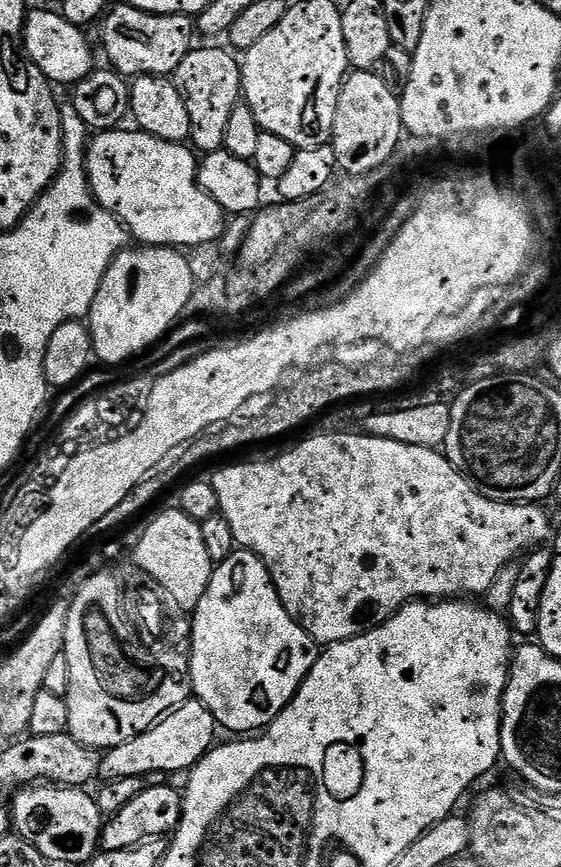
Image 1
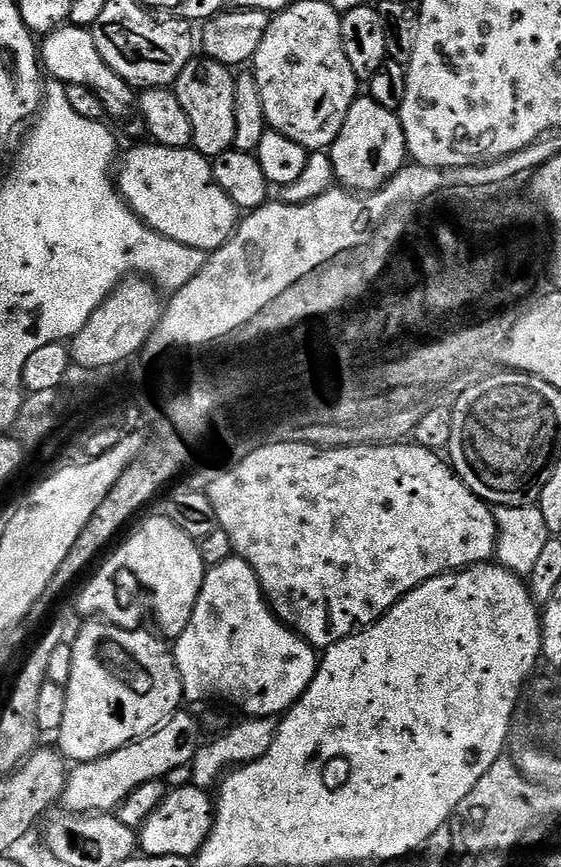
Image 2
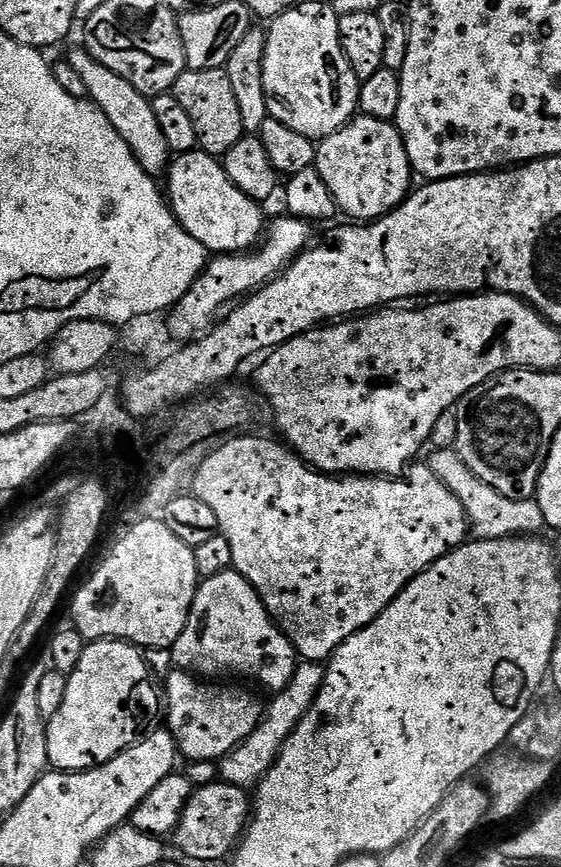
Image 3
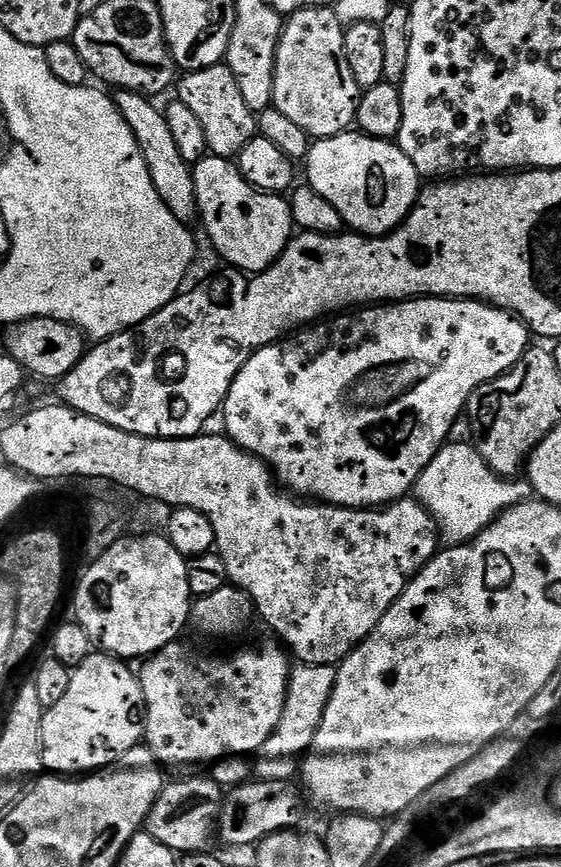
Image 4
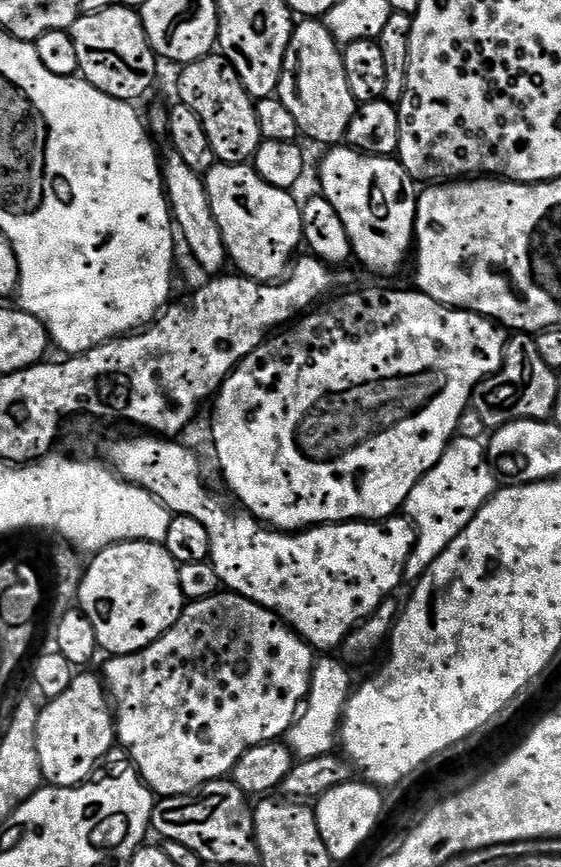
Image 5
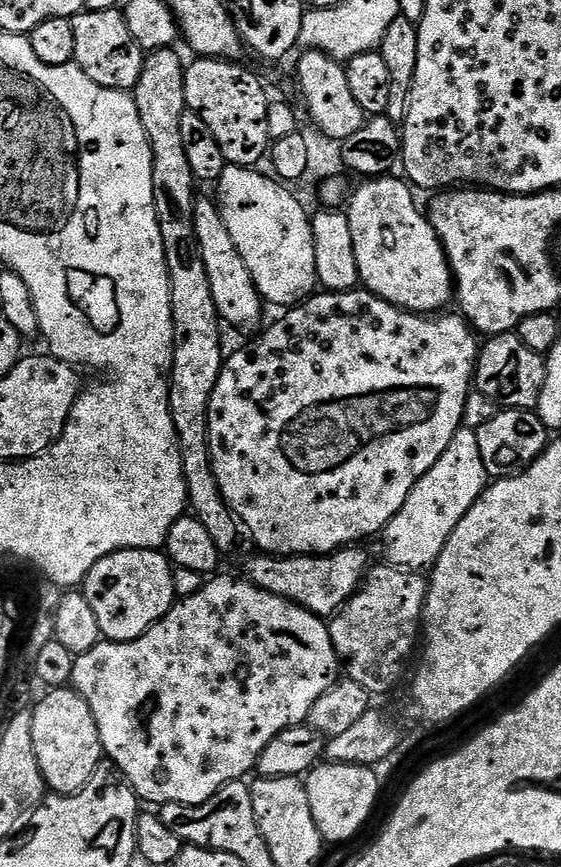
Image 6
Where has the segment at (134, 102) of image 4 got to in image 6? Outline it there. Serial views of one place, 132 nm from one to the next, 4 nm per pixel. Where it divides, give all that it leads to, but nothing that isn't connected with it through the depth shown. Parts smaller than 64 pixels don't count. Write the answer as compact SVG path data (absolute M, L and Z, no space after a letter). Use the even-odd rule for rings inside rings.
M197 199L194 206L194 234L198 234L198 250L202 254L202 263L206 265L210 290L214 293L214 306L221 321L236 328L254 327L266 304L254 286L254 278L250 278L246 262L242 262L242 254L238 254L238 246L234 246L234 238L230 238L230 230L226 230L226 222L222 222L220 206L215 199Z

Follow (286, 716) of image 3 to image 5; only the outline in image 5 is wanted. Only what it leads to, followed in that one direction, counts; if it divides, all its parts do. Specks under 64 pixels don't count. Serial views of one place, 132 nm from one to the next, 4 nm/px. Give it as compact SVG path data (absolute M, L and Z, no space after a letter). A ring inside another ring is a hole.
M324 654L313 663L307 701L296 720L288 727L286 743L297 761L331 756L337 751L340 723L344 721L344 711L354 691L354 683L347 666L334 657Z

